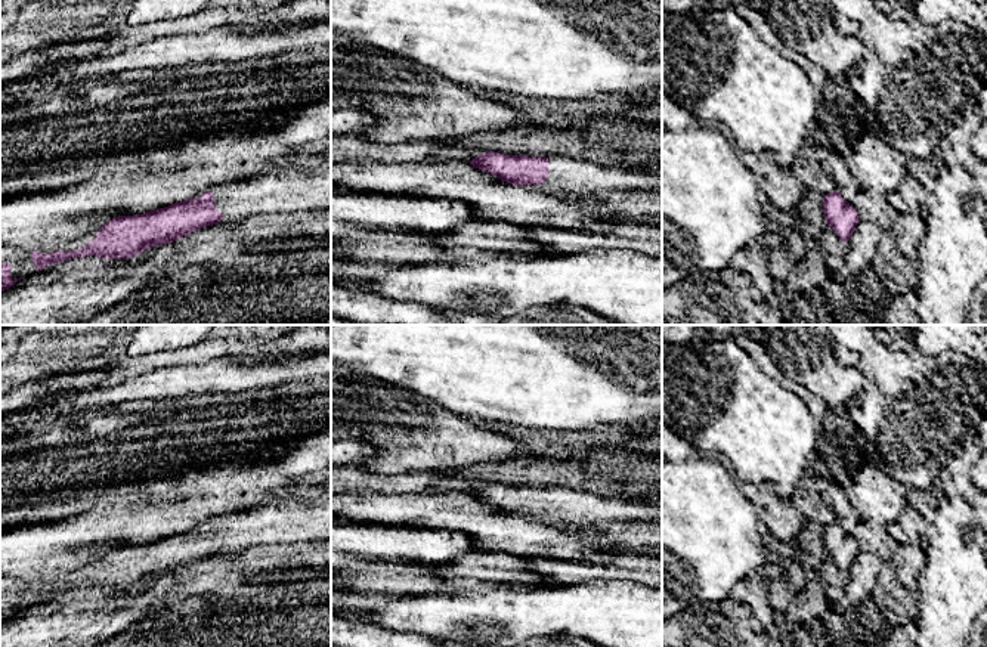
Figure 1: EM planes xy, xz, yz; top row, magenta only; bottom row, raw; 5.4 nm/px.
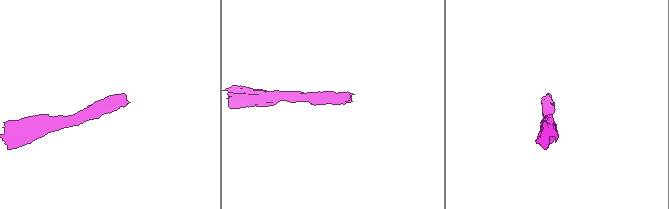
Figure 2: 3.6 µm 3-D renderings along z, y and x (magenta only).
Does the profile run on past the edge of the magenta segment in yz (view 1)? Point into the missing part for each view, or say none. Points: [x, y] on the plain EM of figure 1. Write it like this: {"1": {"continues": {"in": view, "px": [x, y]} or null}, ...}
{"1": {"continues": null}}

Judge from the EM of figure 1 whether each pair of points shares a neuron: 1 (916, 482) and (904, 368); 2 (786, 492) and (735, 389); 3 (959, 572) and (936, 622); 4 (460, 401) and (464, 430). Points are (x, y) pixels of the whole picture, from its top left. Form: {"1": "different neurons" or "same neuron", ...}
{"1": "same neuron", "2": "same neuron", "3": "same neuron", "4": "different neurons"}

